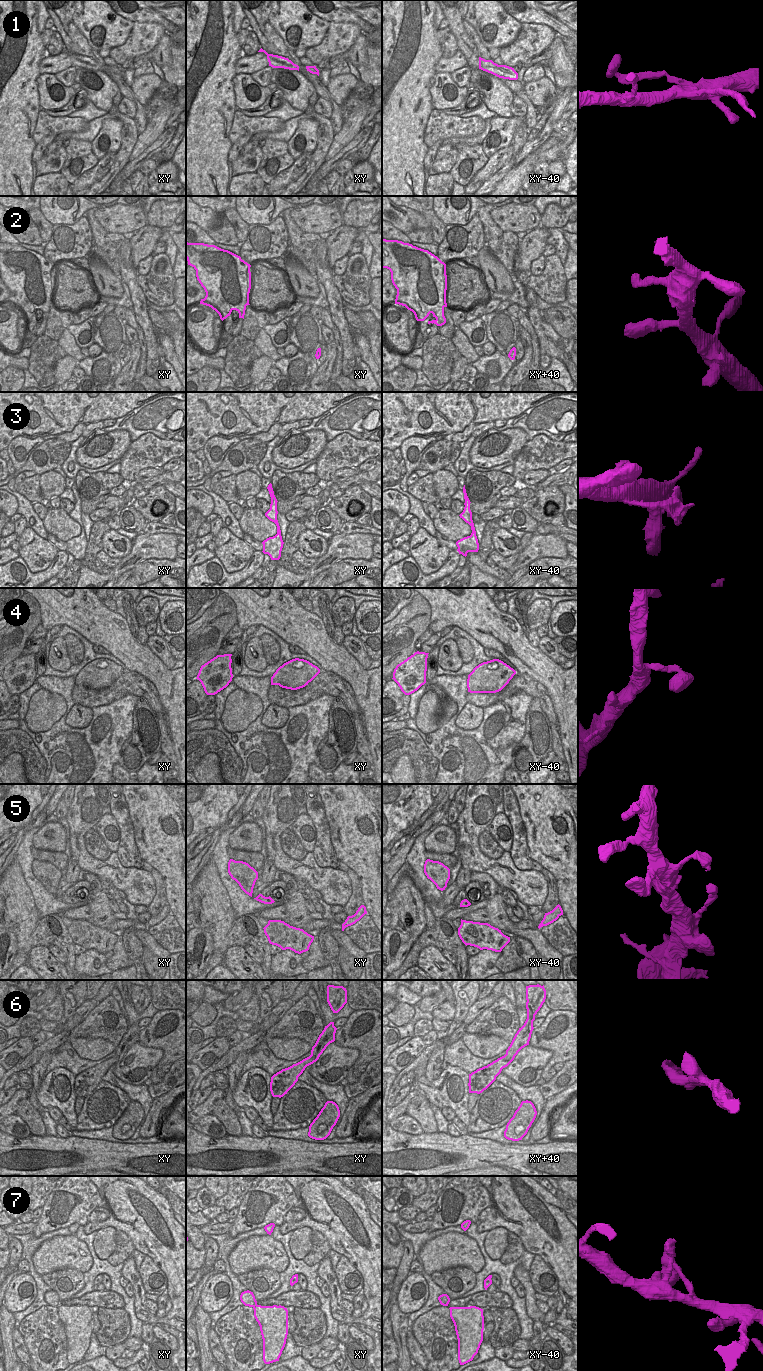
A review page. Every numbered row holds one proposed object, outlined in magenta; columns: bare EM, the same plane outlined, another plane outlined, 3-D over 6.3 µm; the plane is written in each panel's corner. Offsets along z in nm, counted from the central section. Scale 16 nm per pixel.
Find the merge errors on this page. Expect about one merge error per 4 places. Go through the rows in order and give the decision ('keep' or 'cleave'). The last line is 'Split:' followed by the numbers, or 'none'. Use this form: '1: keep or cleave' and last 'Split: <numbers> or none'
1: cleave
2: keep
3: keep
4: keep
5: keep
6: keep
7: keep
Split: 1

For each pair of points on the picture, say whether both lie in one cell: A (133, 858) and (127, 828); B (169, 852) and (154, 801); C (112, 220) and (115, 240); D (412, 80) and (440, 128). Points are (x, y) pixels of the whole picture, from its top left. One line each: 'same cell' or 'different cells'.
A: same cell
B: same cell
C: different cells
D: different cells

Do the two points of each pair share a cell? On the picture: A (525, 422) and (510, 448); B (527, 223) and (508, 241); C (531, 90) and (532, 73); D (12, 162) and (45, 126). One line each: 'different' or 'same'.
A: different
B: different
C: different
D: different

